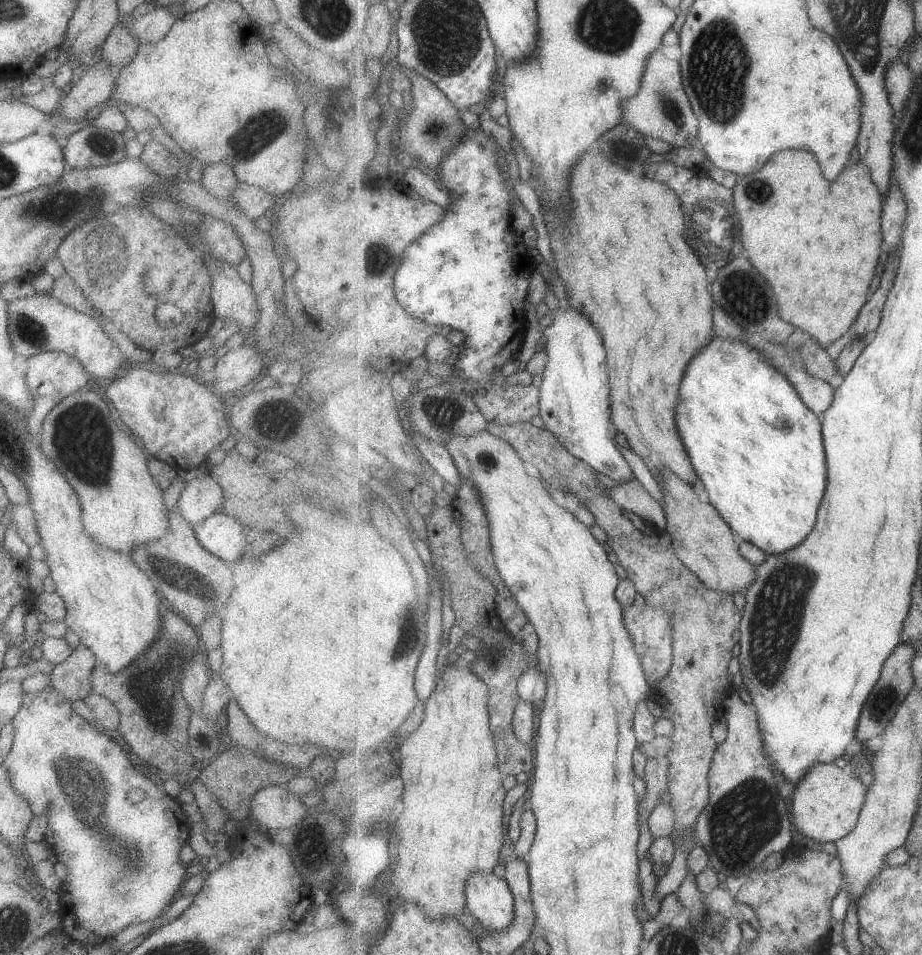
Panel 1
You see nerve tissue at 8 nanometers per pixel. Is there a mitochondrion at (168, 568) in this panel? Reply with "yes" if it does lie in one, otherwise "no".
yes

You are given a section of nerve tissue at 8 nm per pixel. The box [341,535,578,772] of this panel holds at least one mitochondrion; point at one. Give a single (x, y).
(408, 615)

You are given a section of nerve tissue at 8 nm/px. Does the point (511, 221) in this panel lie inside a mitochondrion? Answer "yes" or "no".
no

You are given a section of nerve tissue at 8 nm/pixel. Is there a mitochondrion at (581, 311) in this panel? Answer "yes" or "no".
no

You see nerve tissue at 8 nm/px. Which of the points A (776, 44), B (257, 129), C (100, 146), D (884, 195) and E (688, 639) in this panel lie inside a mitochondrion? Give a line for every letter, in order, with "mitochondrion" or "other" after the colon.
A: other
B: mitochondrion
C: mitochondrion
D: other
E: other

